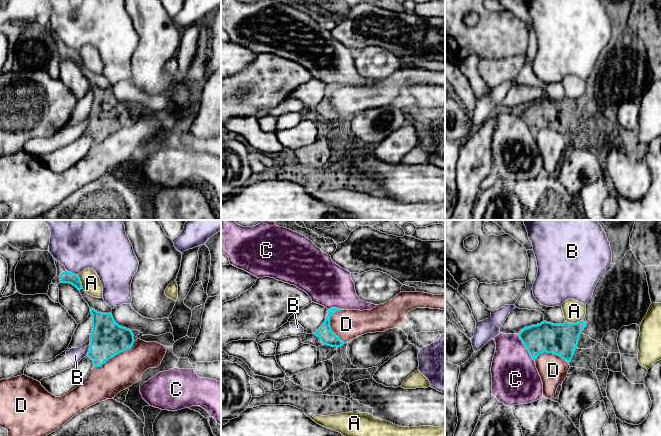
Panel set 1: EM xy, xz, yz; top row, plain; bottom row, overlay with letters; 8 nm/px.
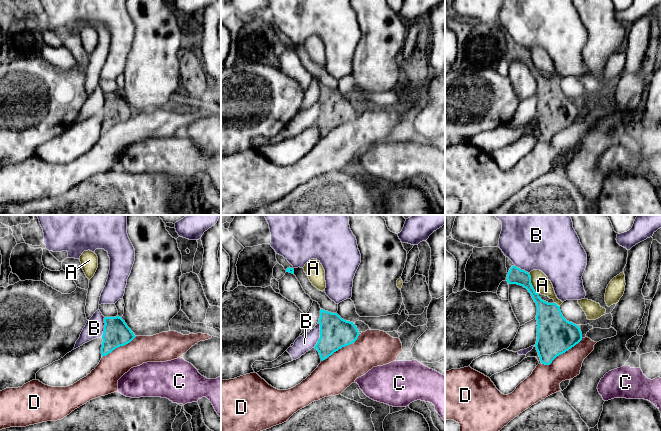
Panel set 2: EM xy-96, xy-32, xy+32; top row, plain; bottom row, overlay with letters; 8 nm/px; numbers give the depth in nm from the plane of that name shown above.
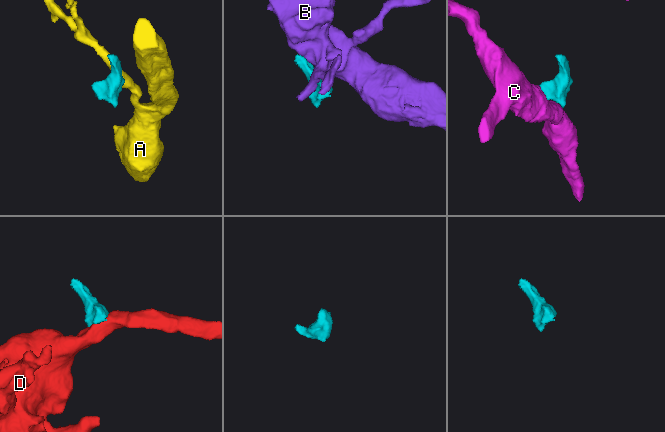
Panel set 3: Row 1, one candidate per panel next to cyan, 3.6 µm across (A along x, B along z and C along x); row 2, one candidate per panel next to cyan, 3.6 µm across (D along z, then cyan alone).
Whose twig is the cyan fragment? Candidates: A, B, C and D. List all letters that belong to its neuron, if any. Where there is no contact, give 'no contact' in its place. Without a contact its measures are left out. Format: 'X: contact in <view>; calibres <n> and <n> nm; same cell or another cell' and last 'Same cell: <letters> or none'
A: contact in yz; calibres 260 and 170 nm; another cell
B: contact in xy; calibres 280 and 110 nm; another cell
C: contact in yz; calibres 240 and 380 nm; another cell
D: contact in xy; calibres 280 and 280 nm; same cell
Same cell: D

